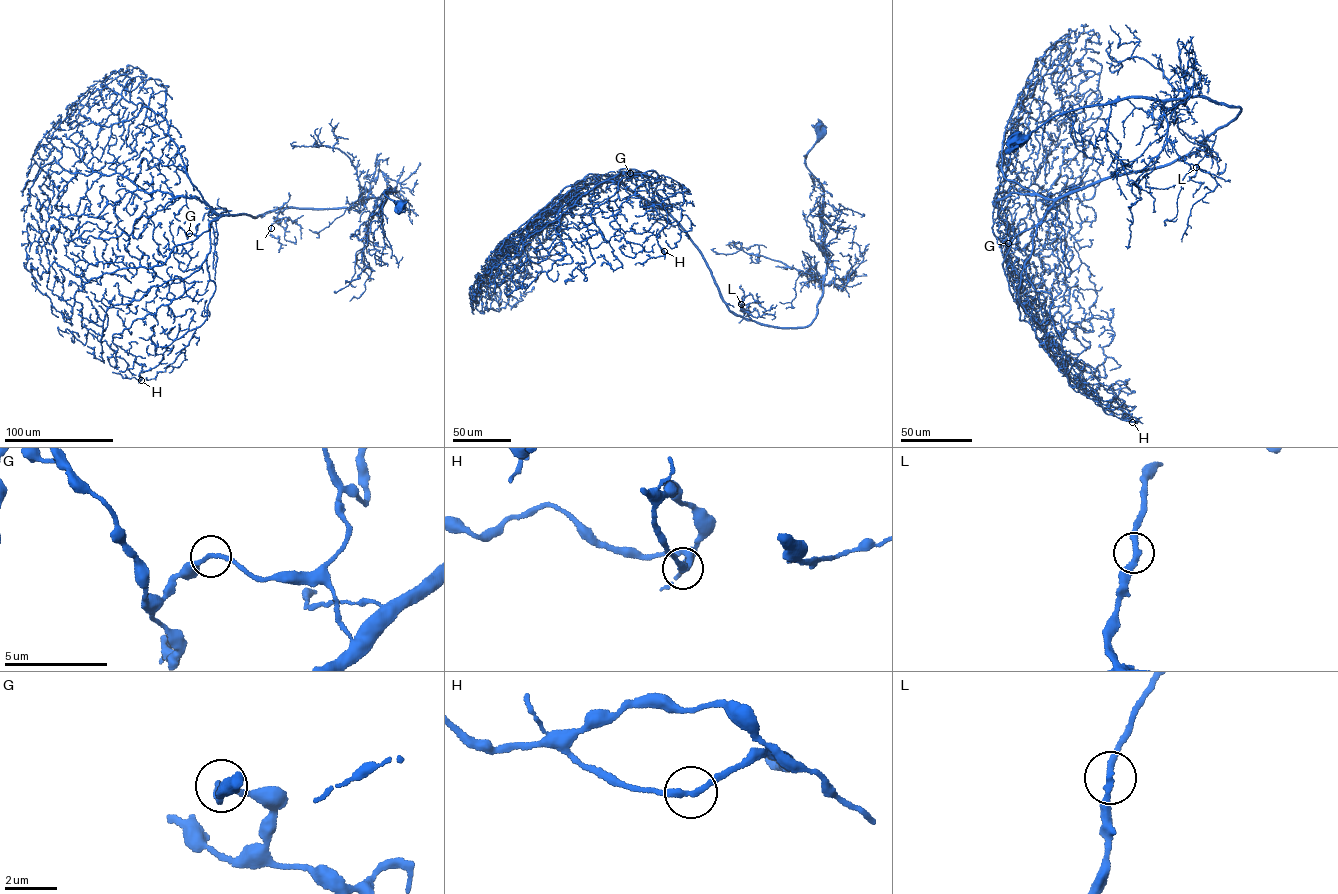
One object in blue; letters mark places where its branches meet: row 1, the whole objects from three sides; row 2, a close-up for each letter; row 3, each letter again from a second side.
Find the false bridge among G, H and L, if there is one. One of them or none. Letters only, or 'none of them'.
none of them

